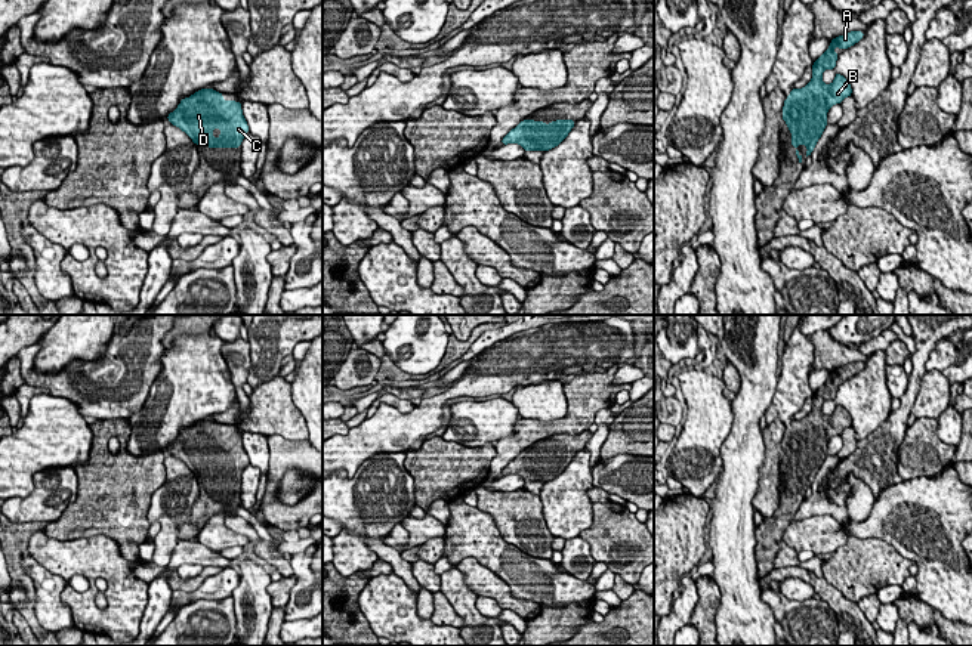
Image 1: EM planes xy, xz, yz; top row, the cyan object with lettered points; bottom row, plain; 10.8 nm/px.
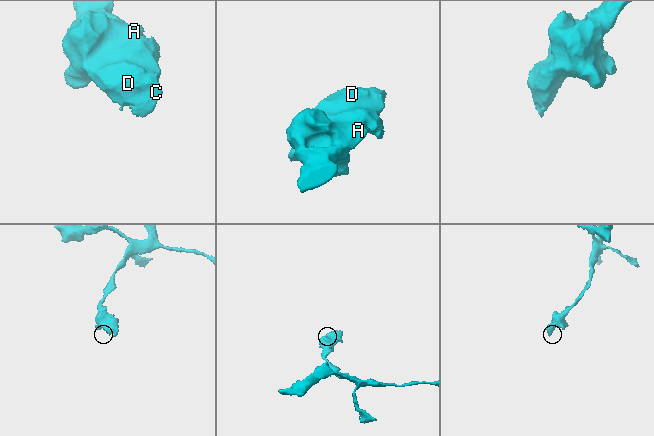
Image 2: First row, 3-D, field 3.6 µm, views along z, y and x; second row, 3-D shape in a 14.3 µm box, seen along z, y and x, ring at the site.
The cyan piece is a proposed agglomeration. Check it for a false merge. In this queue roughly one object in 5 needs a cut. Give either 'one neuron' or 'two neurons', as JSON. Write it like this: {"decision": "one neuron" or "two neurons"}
{"decision": "one neuron"}

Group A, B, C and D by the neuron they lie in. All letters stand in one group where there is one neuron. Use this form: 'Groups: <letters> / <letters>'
Groups: A B C D

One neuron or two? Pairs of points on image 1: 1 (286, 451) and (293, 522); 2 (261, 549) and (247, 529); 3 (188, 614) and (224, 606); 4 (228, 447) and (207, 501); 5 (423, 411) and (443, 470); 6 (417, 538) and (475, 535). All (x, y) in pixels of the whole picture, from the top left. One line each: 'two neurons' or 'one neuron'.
1: one neuron
2: two neurons
3: one neuron
4: one neuron
5: two neurons
6: two neurons

